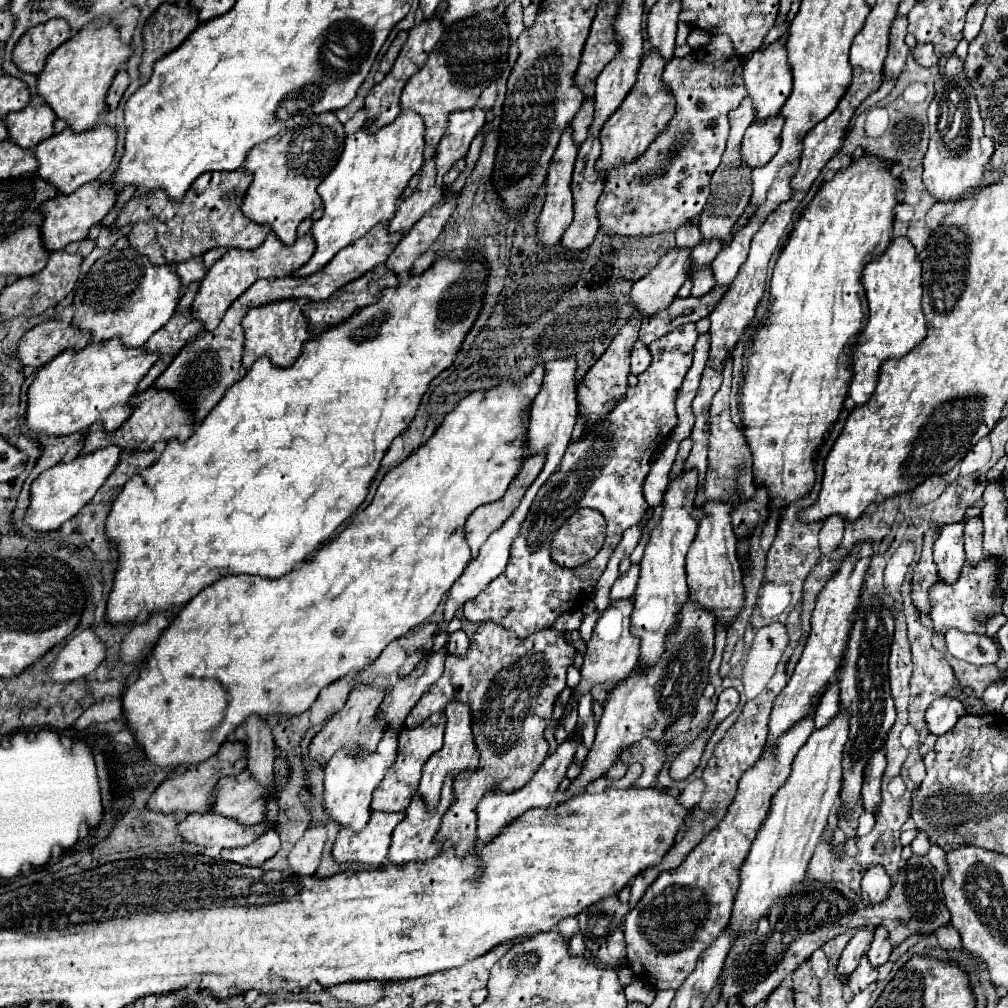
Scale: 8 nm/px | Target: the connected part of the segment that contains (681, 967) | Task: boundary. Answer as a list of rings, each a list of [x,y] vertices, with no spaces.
[[[813,714],[805,716],[793,728],[783,732],[775,748],[763,750],[763,756],[743,774],[735,800],[725,818],[689,852],[683,864],[663,872],[643,894],[641,902],[625,918],[627,962],[635,976],[655,990],[677,990],[693,972],[699,954],[727,928],[733,900],[739,890],[739,868],[751,850],[751,844],[767,818],[775,792],[785,784],[791,772],[791,760],[813,732]]]

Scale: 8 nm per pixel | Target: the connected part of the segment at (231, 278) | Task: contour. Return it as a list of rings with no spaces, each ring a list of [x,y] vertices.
[[[273,232],[265,238],[263,244],[259,244],[255,250],[235,250],[231,248],[219,262],[215,262],[205,280],[201,282],[201,288],[193,300],[191,314],[195,320],[203,322],[205,330],[215,330],[227,312],[227,308],[233,304],[237,296],[241,296],[255,280],[259,278],[285,278],[293,276],[295,270],[299,270],[315,252],[315,240],[311,234],[305,234],[303,238],[297,238],[295,244],[285,246]]]

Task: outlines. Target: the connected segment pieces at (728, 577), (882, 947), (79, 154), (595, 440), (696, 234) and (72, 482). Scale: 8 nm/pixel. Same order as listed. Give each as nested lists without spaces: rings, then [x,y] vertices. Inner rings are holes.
[[[707,500],[703,504],[703,518],[697,536],[687,552],[687,584],[697,604],[711,608],[727,626],[735,620],[743,604],[743,572],[737,558],[737,538],[731,526],[731,502]]]
[[[875,926],[873,942],[871,942],[869,950],[867,950],[869,962],[871,962],[875,968],[883,966],[883,964],[889,960],[891,950],[893,950],[893,948],[891,948],[891,942],[889,942],[889,932],[887,932],[887,928],[885,928],[885,926]]]
[[[93,126],[75,134],[71,128],[63,128],[59,134],[43,140],[35,148],[35,156],[39,162],[39,176],[49,180],[59,188],[59,192],[69,194],[75,192],[79,186],[99,180],[115,160],[117,150],[117,130],[115,126]]]
[[[683,324],[663,338],[653,342],[653,362],[639,374],[637,386],[629,388],[625,398],[587,434],[571,442],[555,476],[543,484],[521,524],[519,536],[511,544],[507,568],[497,576],[477,598],[465,602],[465,618],[469,622],[497,622],[527,638],[539,630],[547,630],[567,610],[579,608],[591,598],[593,588],[607,568],[607,562],[621,542],[623,532],[635,526],[649,508],[643,496],[643,482],[651,470],[651,460],[657,448],[677,426],[675,398],[693,360],[693,346],[697,342],[695,324]],[[579,508],[595,508],[607,520],[607,536],[601,552],[587,564],[577,568],[563,568],[549,556],[549,544],[557,526],[561,526],[571,512]]]
[[[685,222],[681,228],[675,230],[675,234],[677,234],[677,248],[695,248],[695,244],[699,244],[701,240],[701,232],[695,222]]]
[[[105,446],[91,454],[81,454],[73,462],[57,464],[45,470],[43,474],[39,474],[39,478],[31,486],[31,504],[25,514],[25,524],[29,524],[35,530],[49,532],[49,530],[57,530],[63,522],[71,520],[105,484],[107,476],[115,470],[119,462],[119,456],[121,456],[119,446]]]

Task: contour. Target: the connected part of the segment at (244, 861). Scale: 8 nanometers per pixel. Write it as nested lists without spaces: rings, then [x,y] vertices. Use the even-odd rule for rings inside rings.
[[[267,830],[263,836],[259,836],[255,842],[239,848],[225,848],[221,850],[223,860],[241,864],[241,866],[261,866],[265,860],[275,856],[279,850],[279,834],[275,830]]]

